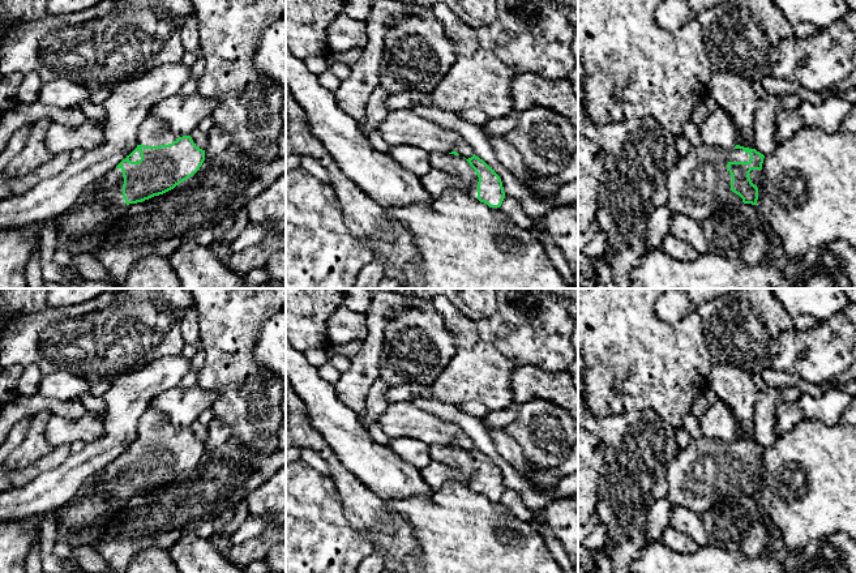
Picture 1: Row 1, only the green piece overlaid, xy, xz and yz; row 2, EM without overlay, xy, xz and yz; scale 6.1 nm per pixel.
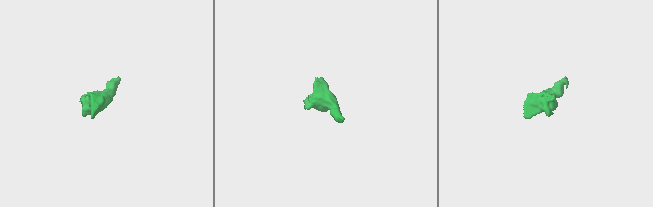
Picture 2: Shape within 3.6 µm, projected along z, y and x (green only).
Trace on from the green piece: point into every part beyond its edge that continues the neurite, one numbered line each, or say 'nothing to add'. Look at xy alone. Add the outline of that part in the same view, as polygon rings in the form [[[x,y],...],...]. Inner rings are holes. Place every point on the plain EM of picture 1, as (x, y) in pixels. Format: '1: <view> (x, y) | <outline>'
1: xy (152, 424) | [[[147,409],[140,419],[137,437],[160,439],[172,436],[176,432],[177,429],[171,426],[166,416]]]
2: xy (110, 482) | [[[121,461],[110,463],[89,486],[103,493],[110,505],[130,504],[134,496],[125,496],[123,489],[124,469]]]

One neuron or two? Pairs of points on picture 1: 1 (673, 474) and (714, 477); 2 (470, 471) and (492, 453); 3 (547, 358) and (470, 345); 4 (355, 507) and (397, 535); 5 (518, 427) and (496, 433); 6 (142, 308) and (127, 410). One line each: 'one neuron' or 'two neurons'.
1: one neuron
2: two neurons
3: two neurons
4: one neuron
5: two neurons
6: two neurons

